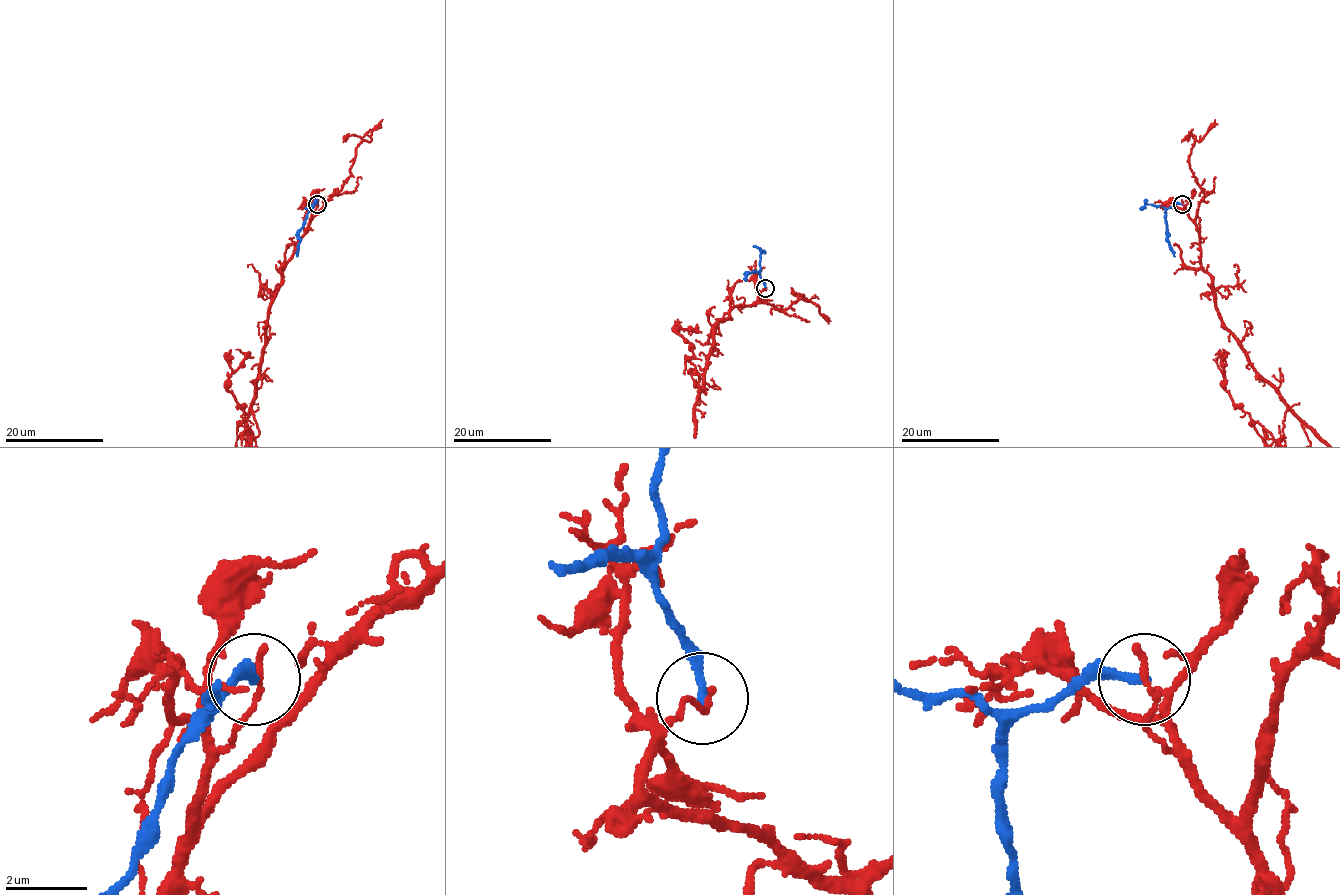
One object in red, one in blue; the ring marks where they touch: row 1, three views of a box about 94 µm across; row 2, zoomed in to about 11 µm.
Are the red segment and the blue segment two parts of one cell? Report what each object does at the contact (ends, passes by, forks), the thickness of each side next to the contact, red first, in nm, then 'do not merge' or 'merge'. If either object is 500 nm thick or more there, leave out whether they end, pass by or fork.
red ends there; blue ends there; 180 nm thick on the red side, 200 nm on the other; do not merge

